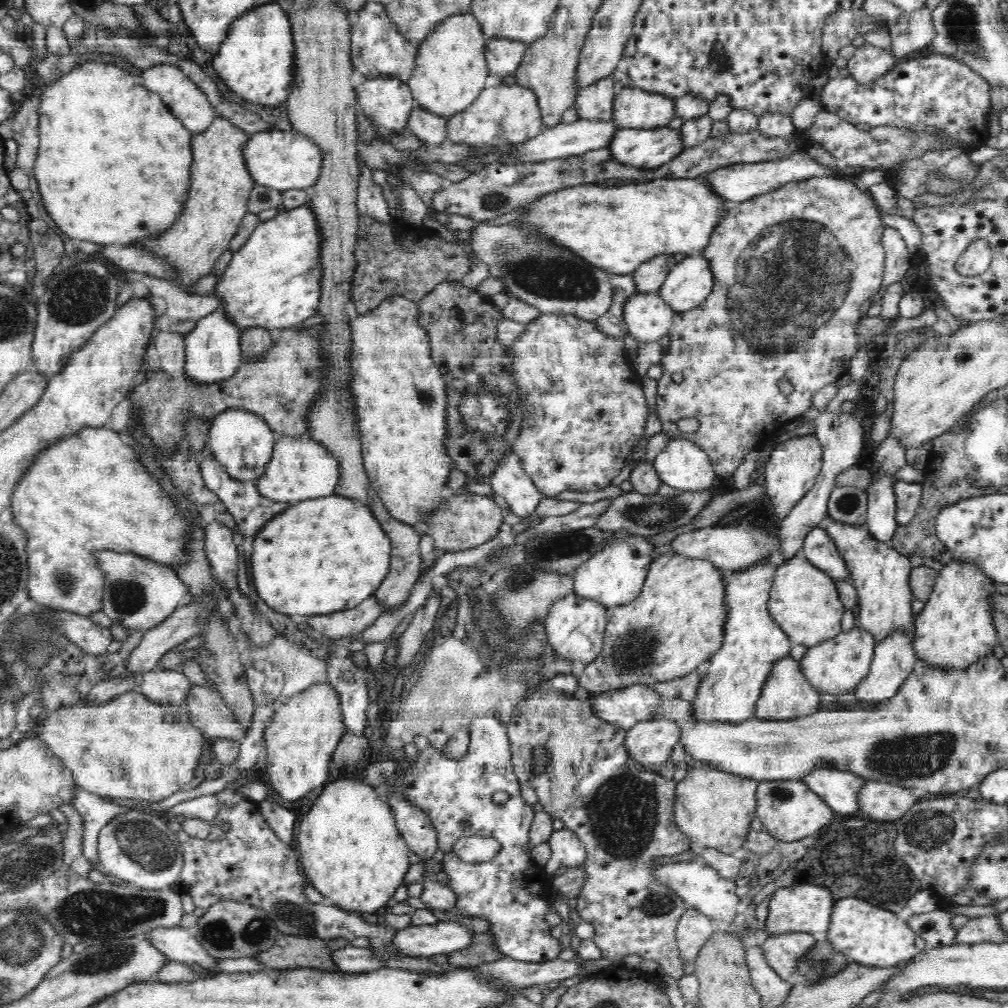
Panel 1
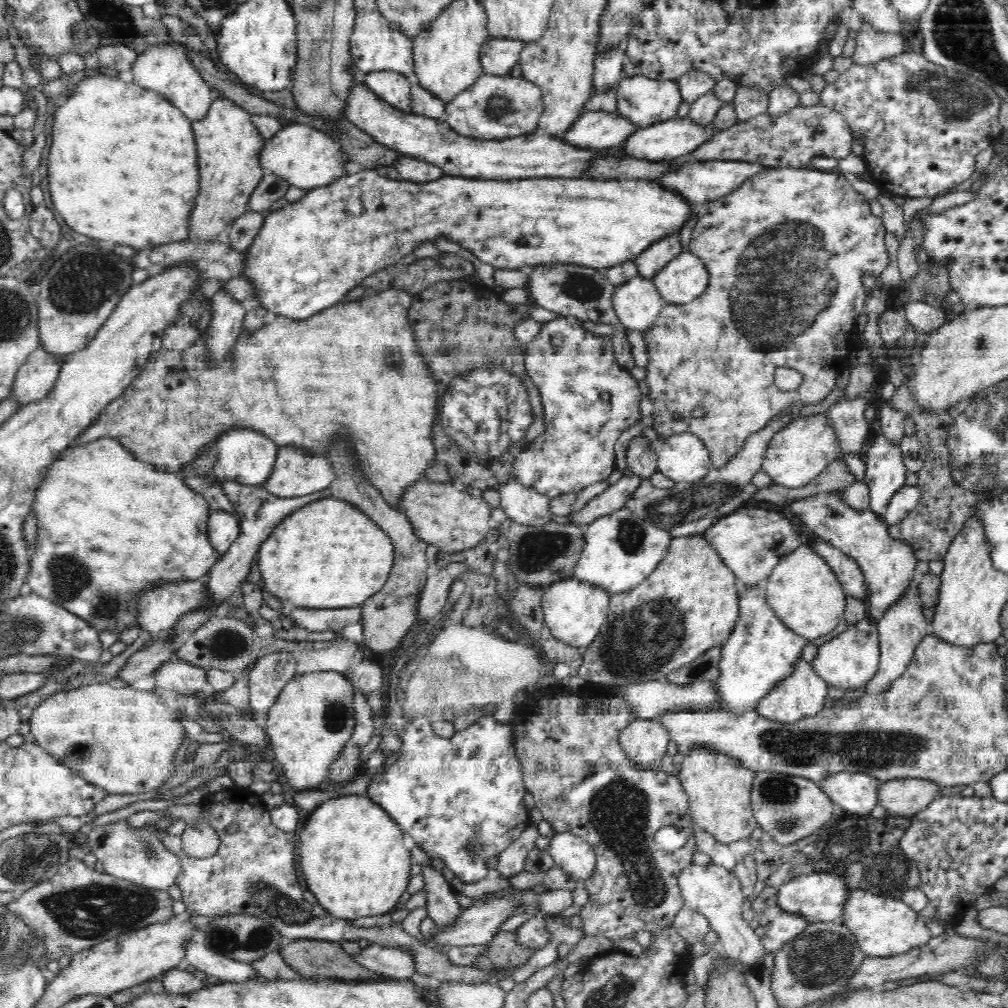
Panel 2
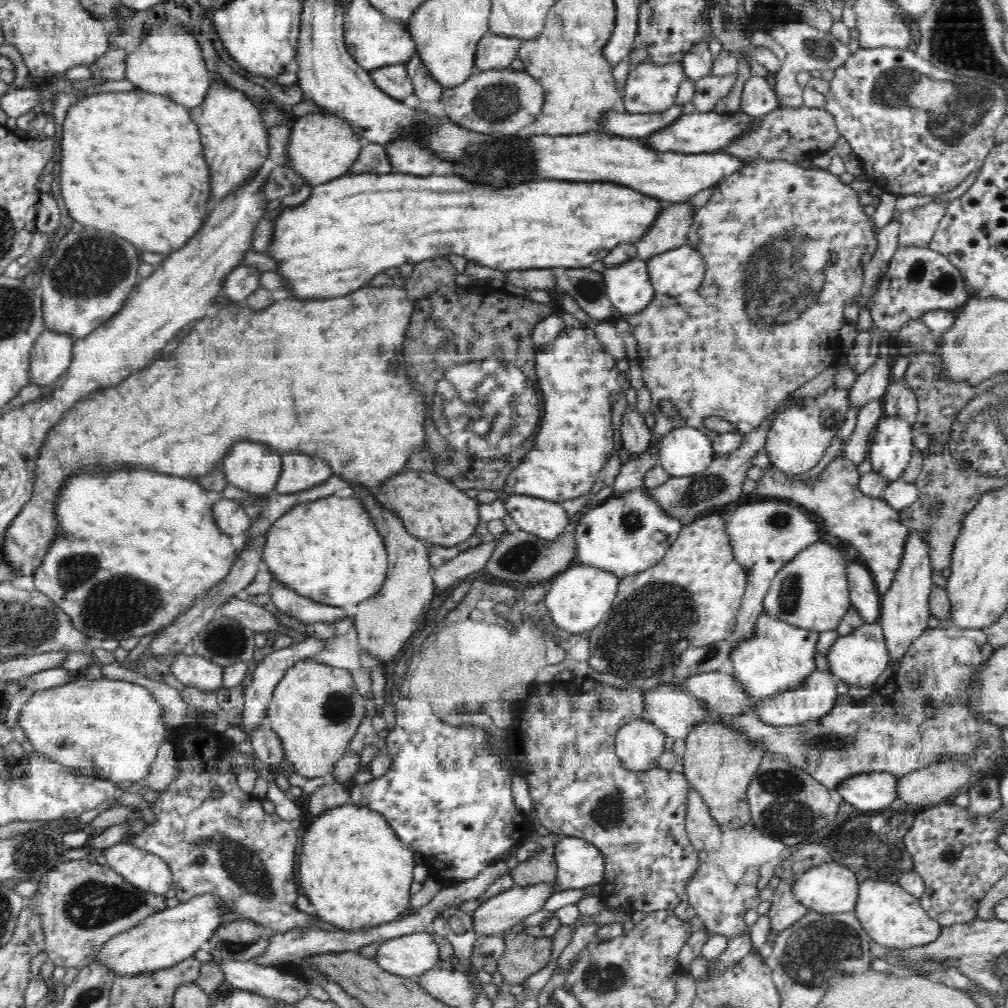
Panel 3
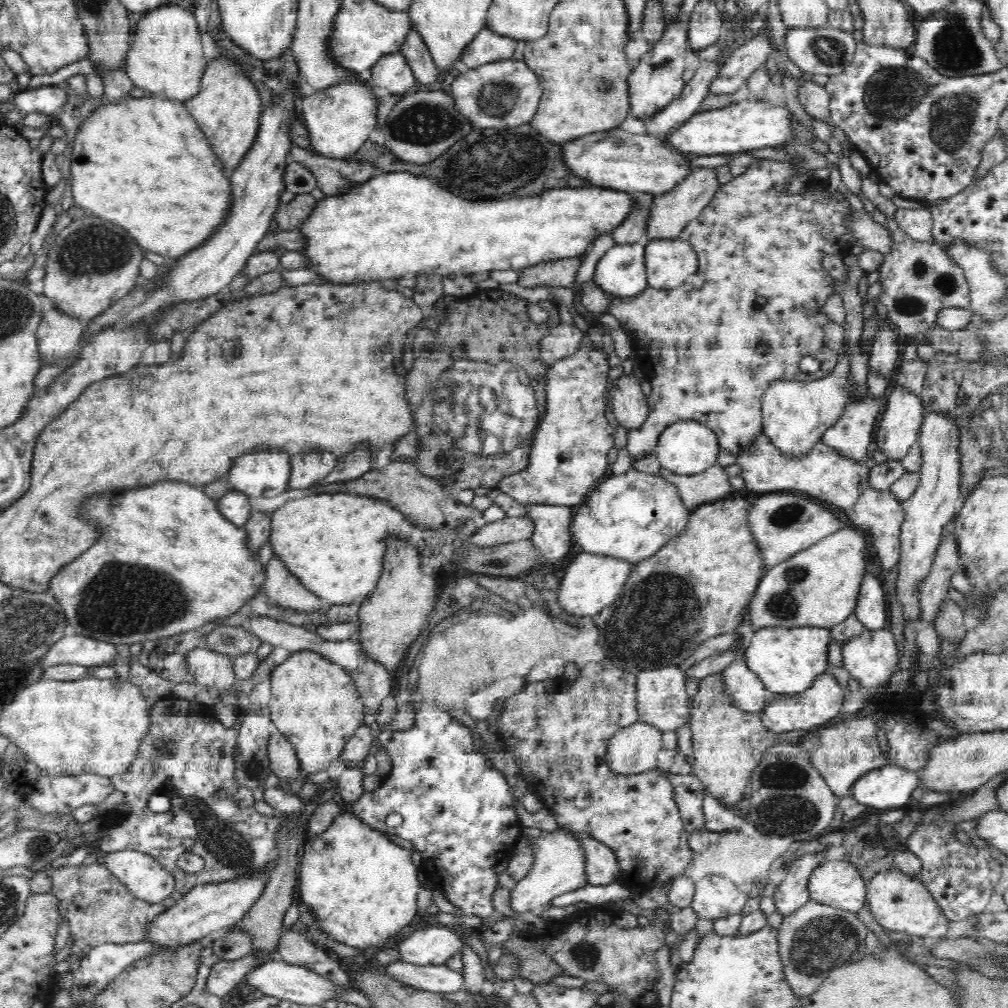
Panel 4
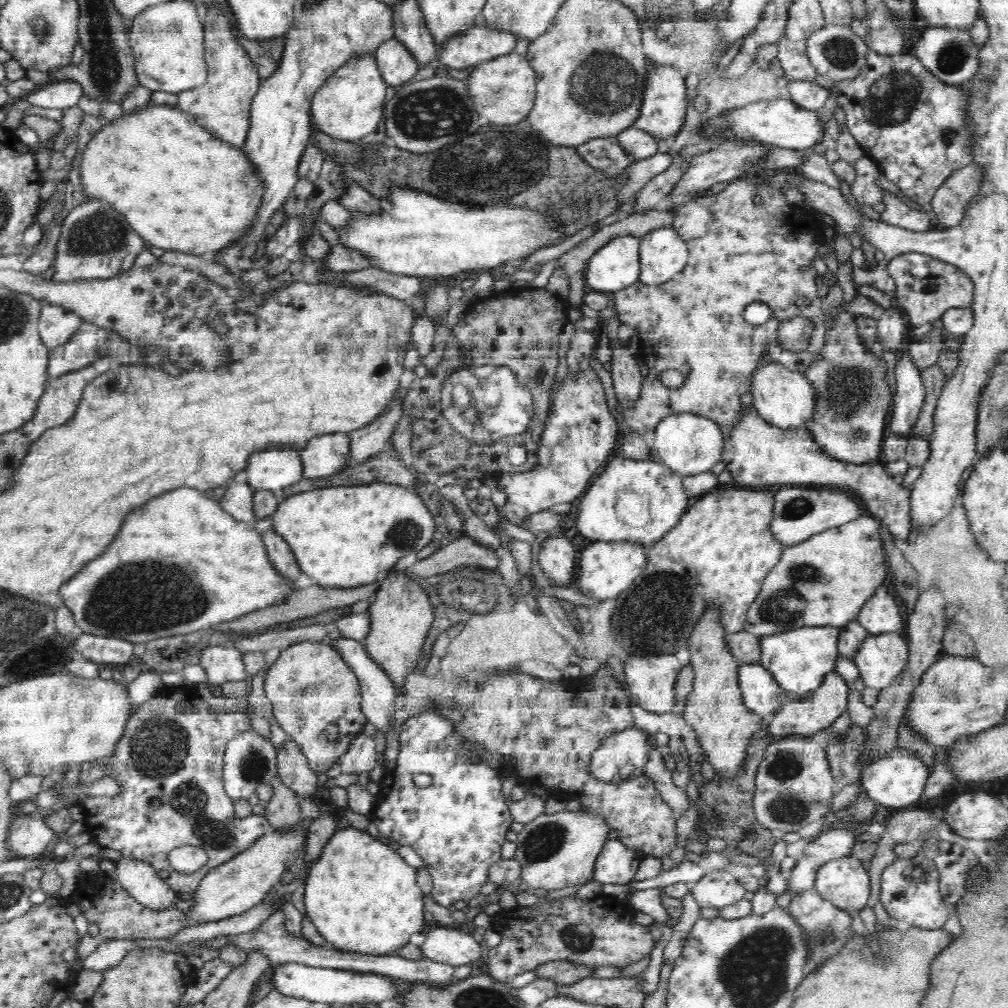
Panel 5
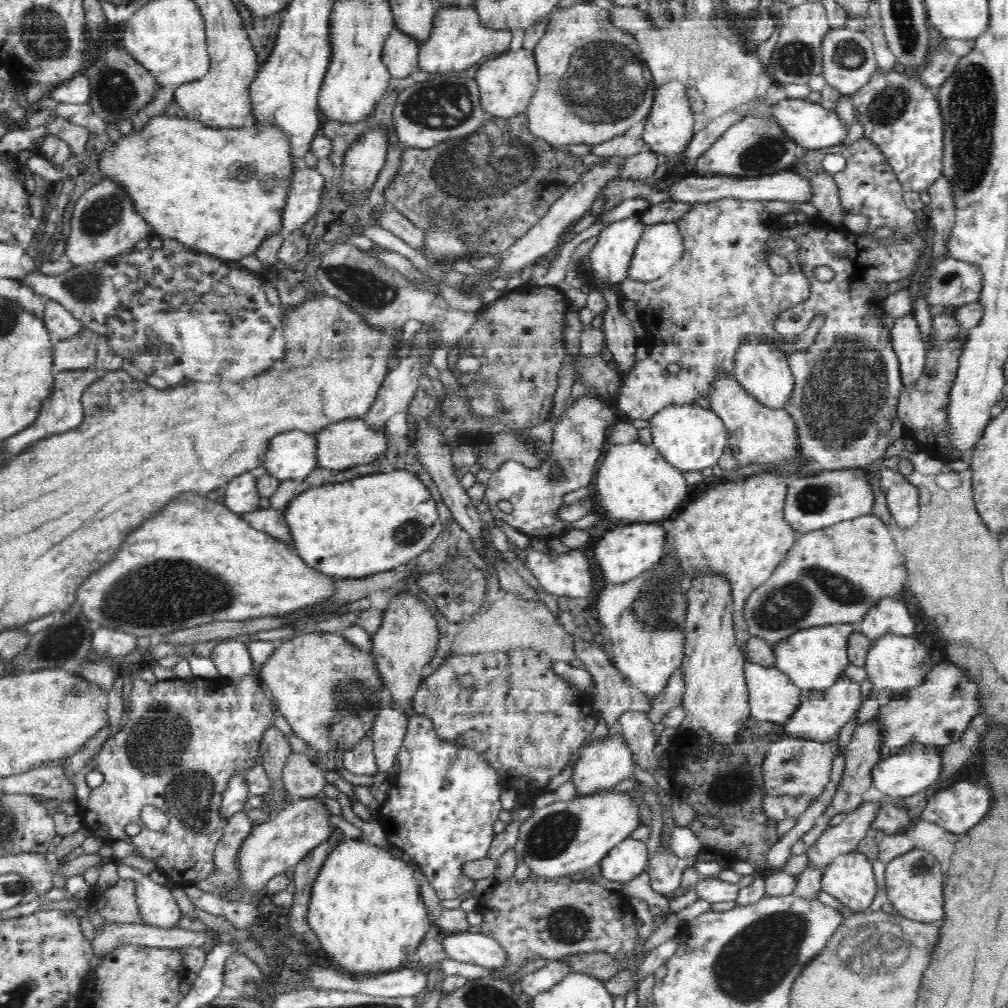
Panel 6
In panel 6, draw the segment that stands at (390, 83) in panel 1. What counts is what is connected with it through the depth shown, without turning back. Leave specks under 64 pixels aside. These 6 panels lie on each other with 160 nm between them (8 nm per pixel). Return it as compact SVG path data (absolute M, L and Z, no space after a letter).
M394 26L382 50L382 62L394 78L404 78L417 72L417 56L421 41Z

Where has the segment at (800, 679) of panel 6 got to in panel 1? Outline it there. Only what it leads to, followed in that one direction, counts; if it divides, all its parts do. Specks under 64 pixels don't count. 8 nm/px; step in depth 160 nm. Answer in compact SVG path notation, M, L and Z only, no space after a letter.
M770 558L748 570L729 575L724 573L727 605L731 614L727 620L724 642L709 658L708 671L695 694L692 718L706 721L744 721L754 717L757 700L775 664L790 655L793 644L768 611L769 594L777 566L778 560Z

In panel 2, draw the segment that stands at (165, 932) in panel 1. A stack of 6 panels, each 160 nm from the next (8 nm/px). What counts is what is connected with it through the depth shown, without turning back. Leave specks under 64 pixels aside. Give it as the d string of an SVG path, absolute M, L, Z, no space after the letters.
M201 939L186 946L184 965L195 966L202 973L222 982L244 982L254 977L262 977L250 963L218 954L209 949Z

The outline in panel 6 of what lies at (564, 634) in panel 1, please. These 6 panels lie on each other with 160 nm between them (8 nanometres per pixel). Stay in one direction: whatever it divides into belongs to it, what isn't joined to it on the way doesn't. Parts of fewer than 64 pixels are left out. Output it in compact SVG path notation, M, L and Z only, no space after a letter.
M638 520L617 525L599 539L591 549L591 557L599 564L607 582L621 582L658 564L667 549L668 529L660 520Z

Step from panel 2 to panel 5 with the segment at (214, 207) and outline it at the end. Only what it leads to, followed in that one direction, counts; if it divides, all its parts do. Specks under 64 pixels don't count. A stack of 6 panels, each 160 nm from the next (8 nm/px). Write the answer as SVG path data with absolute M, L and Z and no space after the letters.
M219 1L218 4L212 2L206 6L206 18L202 18L202 26L207 48L207 79L204 84L178 92L176 107L194 115L196 122L214 137L244 147L249 130L250 104L260 86L260 73L247 49L235 36L236 27L230 21L226 6L219 4Z

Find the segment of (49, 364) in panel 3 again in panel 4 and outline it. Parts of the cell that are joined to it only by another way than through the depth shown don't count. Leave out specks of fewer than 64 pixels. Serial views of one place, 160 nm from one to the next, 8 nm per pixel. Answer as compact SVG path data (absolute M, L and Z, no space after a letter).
M55 308L44 312L37 330L41 366L66 362L76 351L87 324L86 318L74 318Z

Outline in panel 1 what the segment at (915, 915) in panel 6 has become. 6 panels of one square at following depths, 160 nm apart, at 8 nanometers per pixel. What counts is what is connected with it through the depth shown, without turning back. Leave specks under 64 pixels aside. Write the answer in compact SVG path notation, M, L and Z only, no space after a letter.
M846 896L837 900L832 909L831 923L824 934L835 952L847 958L847 964L857 962L876 968L898 964L922 954L926 941L907 924L905 913L898 914L882 906L873 905L862 897Z

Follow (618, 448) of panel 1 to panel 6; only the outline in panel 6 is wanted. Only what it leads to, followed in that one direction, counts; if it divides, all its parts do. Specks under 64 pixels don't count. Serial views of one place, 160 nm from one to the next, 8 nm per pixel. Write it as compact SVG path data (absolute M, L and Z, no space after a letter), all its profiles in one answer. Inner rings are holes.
M590 395L583 396L582 400L576 402L574 408L570 408L565 412L565 415L557 422L553 428L552 442L547 448L545 458L542 464L537 468L530 468L528 464L517 463L516 460L504 460L500 464L500 468L493 470L490 473L490 478L487 482L484 497L489 504L489 508L494 517L499 518L516 528L516 530L524 533L530 539L544 538L544 542L548 542L551 538L562 536L564 533L572 529L572 521L562 520L558 511L562 510L564 496L568 492L574 492L589 483L594 481L593 468L596 468L602 450L604 450L604 442L606 442L606 430L609 424L614 424L617 418L617 411L610 408L608 402L602 402L598 398L592 398ZM500 500L508 500L512 504L510 512L503 512L497 507Z

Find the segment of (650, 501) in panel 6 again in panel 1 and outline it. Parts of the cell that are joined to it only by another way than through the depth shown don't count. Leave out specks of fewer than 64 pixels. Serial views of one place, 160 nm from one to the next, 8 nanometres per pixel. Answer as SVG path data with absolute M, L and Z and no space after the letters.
M628 529L608 532L605 545L576 568L572 576L573 592L582 597L591 597L607 609L616 605L628 605L641 592L653 563L652 552L656 547L644 536L637 536Z

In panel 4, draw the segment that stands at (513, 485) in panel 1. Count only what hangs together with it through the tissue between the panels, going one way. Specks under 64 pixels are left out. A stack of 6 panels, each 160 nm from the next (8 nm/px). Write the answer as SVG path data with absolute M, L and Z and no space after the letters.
M527 505L525 517L534 523L531 541L545 562L560 562L570 552L573 508L562 505Z

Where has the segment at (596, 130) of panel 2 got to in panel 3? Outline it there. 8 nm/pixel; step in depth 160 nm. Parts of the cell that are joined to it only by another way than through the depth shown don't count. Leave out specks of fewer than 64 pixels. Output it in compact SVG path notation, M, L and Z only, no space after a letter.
M691 102L685 105L670 106L668 110L658 113L628 113L625 111L611 112L607 116L607 123L600 128L600 133L619 135L620 137L644 137L652 135L662 128L678 120L680 116L695 112Z

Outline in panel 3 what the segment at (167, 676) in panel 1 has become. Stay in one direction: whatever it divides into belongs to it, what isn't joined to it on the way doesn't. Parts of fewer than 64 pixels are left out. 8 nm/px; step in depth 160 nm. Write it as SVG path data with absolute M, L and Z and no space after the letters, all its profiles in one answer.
M189 650L175 656L171 668L172 677L190 688L212 691L224 686L224 668L191 654Z

